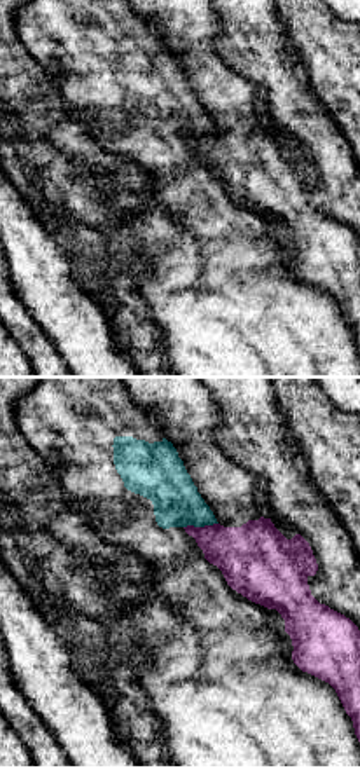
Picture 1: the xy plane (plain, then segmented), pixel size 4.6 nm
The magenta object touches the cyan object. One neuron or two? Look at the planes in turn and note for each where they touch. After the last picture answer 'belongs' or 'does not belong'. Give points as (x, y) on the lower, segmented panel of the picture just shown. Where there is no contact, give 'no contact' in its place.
meets magenta at (200, 528)

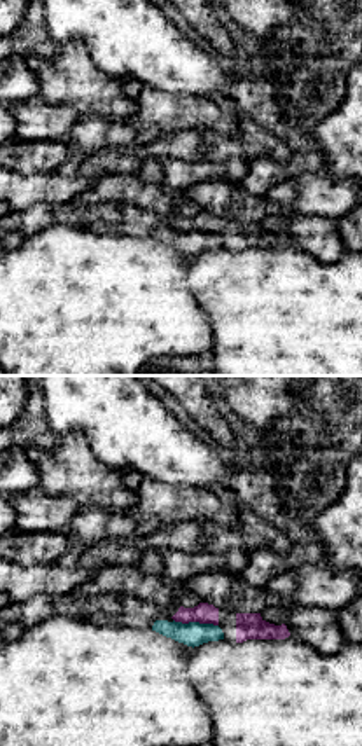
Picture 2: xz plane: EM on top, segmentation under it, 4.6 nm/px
meets magenta at (196, 621)

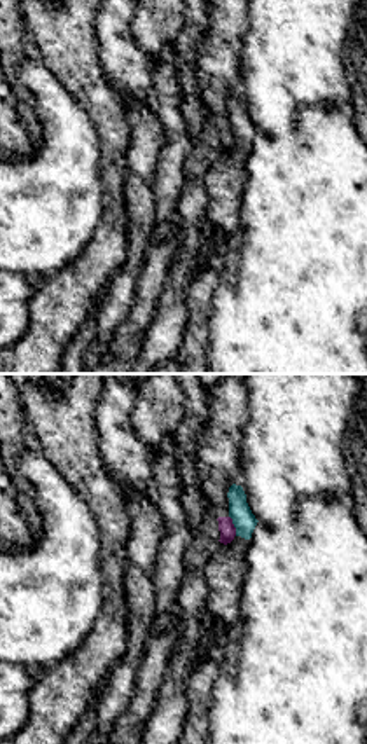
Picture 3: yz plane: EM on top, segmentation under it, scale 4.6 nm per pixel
meets magenta at (233, 526)

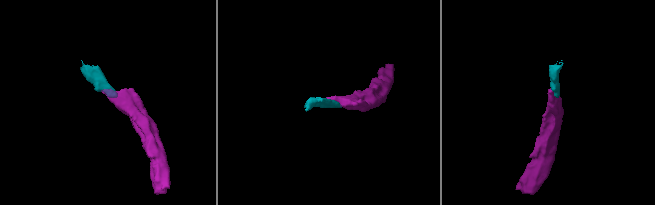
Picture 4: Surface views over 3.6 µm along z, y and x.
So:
does not belong

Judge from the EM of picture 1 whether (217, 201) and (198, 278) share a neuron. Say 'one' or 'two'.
two

